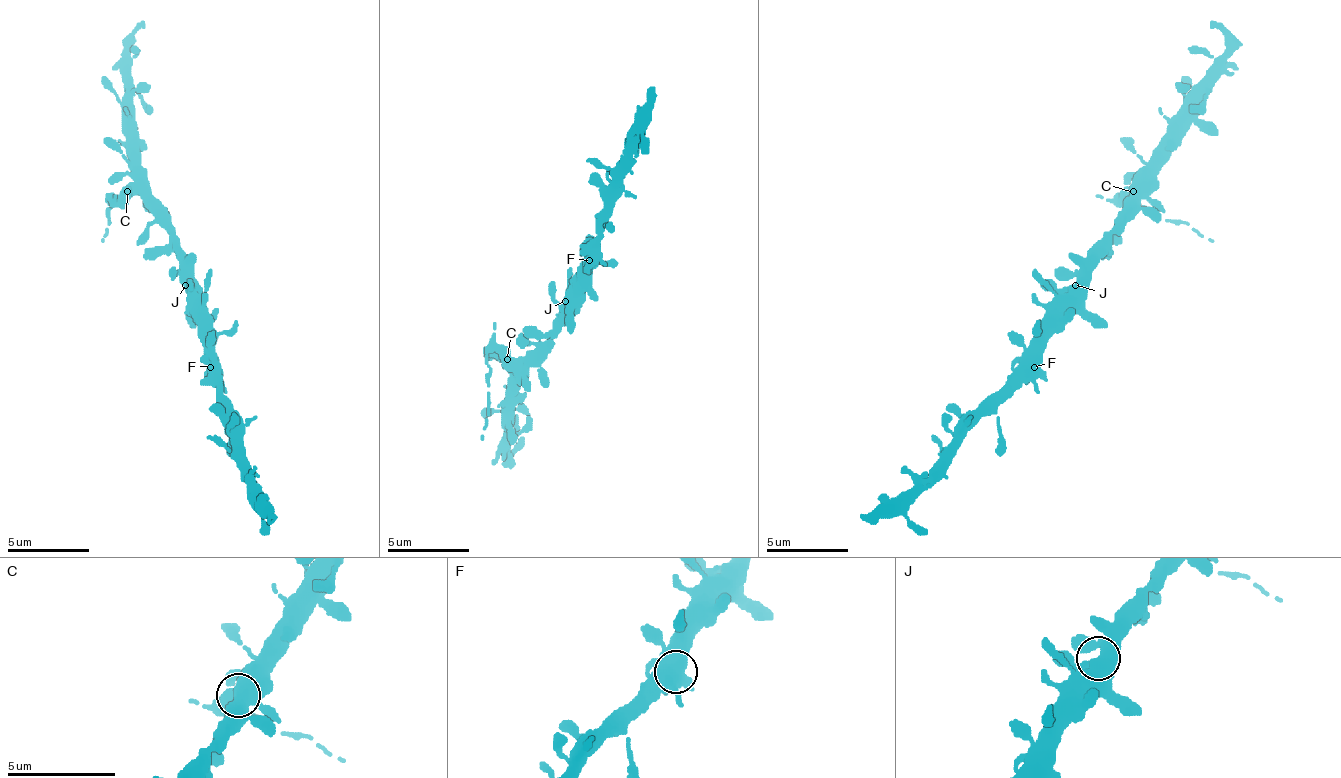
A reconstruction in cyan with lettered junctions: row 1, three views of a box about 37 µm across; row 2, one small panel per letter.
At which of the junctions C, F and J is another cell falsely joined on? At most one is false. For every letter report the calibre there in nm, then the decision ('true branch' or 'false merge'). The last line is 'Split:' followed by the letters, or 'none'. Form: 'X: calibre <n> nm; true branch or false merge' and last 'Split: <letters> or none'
C: calibre 550 nm; false merge
F: calibre 550 nm; true branch
J: calibre 420 nm; true branch
Split: C

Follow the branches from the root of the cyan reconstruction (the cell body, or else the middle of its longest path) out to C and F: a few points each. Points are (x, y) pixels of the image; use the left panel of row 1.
C: (190, 289), (181, 268), (181, 248), (177, 244), (177, 236), (136, 190), (128, 190)
F: (190, 289), (190, 313), (206, 342), (206, 362), (210, 367)

